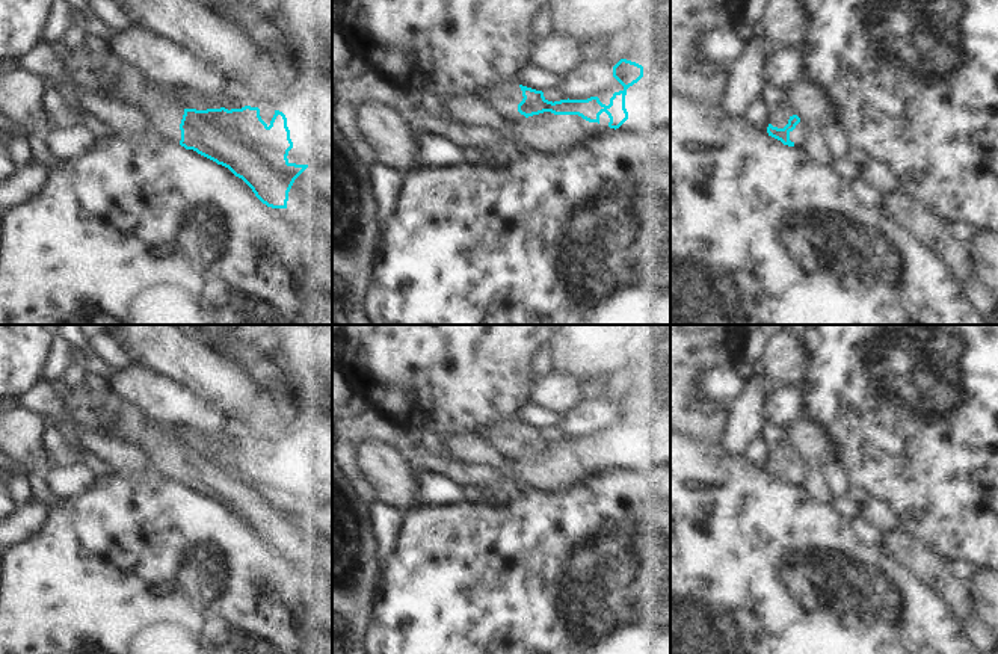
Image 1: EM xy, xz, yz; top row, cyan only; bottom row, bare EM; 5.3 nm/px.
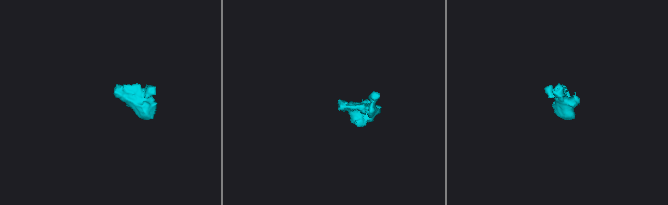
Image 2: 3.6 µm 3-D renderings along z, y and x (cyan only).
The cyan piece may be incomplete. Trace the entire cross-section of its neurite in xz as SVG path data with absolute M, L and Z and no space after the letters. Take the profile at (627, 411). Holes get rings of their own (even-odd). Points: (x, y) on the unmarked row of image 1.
M621 397L613 405L613 415L624 427L613 432L608 444L602 443L598 435L587 438L568 437L553 441L544 435L542 429L522 424L518 420L492 423L486 429L486 440L500 443L504 452L513 458L551 450L554 453L578 453L589 461L599 462L599 453L605 450L610 456L608 465L616 468L628 458L625 447L627 427L643 415L643 405Z

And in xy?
M92 381L71 388L60 403L63 418L75 430L100 433L104 429L136 443L152 461L160 461L174 480L242 517L263 542L287 547L288 530L308 503L287 497L293 480L282 450L275 449L267 464L258 446L186 447L163 424L149 430L136 405L122 403L107 385Z

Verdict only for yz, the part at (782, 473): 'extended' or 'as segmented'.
extended

